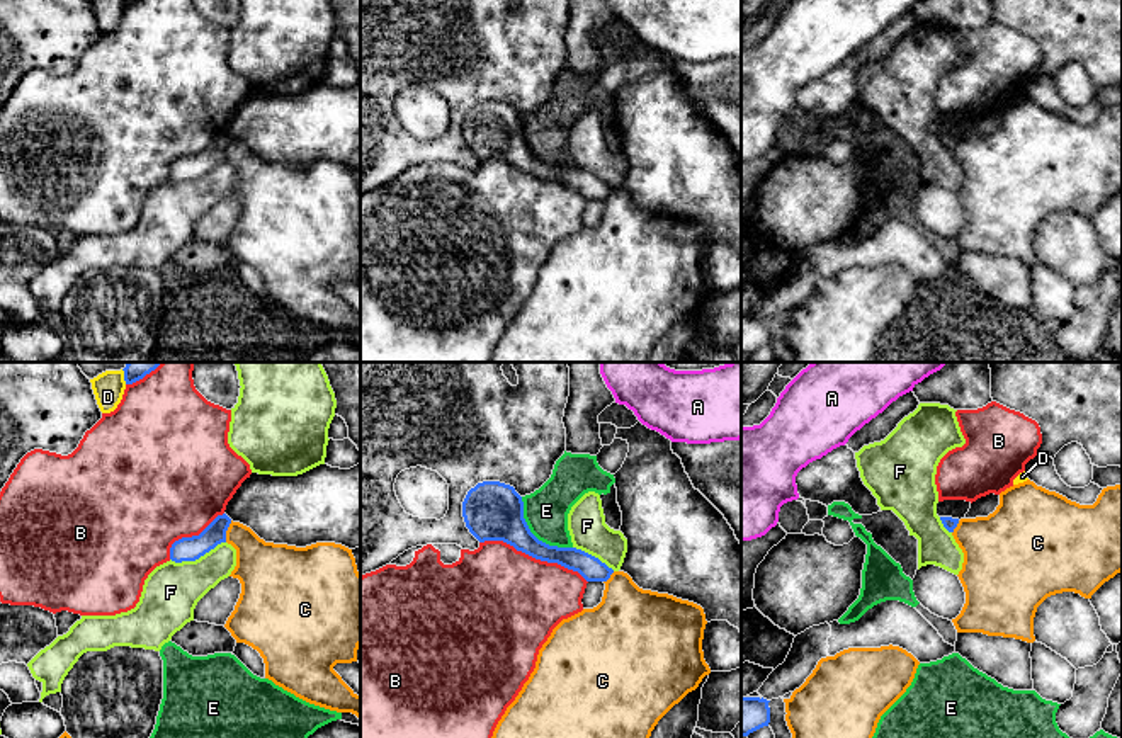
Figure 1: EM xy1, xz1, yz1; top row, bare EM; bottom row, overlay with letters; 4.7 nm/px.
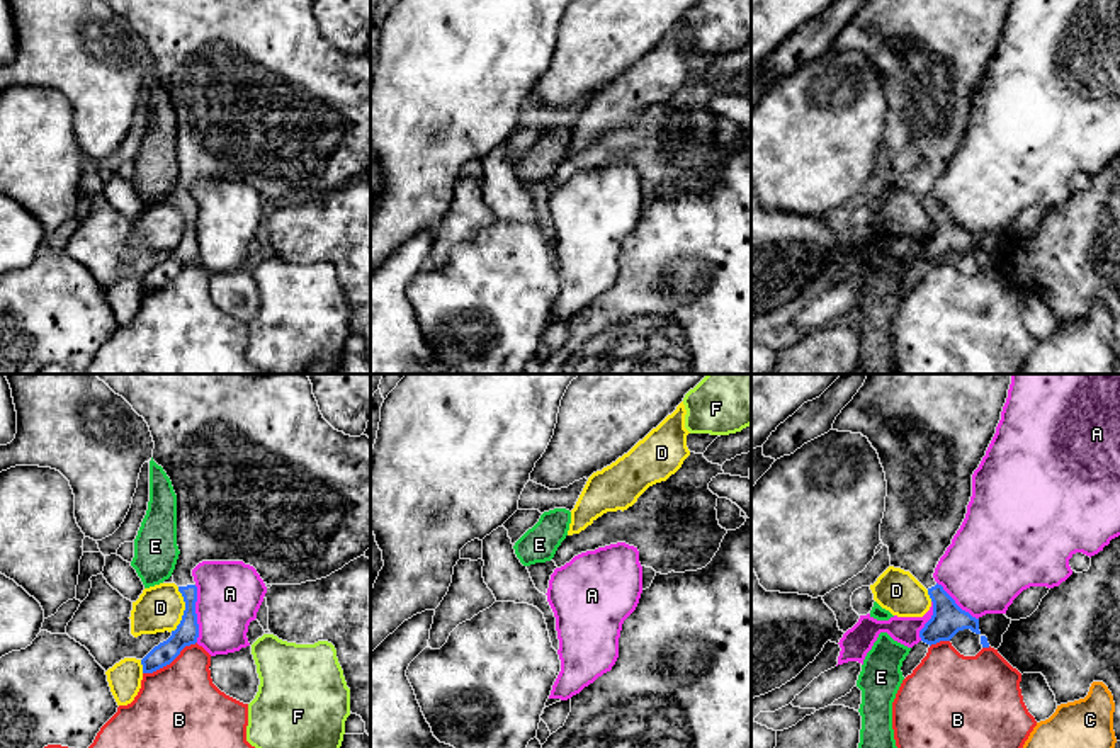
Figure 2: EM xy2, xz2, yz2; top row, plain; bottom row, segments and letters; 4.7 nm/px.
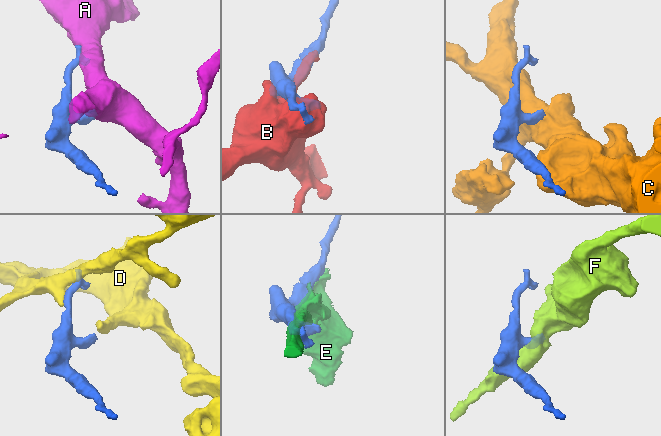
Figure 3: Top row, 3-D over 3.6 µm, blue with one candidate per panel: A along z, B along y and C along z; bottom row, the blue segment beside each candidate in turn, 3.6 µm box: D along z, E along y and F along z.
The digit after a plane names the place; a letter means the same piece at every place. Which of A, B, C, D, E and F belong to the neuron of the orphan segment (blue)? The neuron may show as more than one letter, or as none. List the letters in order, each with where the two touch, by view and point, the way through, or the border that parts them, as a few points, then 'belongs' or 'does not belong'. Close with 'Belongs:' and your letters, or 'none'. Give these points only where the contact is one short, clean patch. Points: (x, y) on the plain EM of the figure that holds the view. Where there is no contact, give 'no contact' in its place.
A: meets blue in xy2 at (196, 233); border along xy2 (194, 204), (197, 260); does not belong
B: meets blue in xz1 at (534, 175); does not belong
C: meets blue in xy1 at (226, 148); border along xy1 (232, 140), (225, 160); does not belong
D: meets blue in xy2 at (184, 230); does not belong
E: meets blue in xz1 at (532, 153); does not belong
F: meets blue in xy1 at (198, 177); does not belong
Belongs: none

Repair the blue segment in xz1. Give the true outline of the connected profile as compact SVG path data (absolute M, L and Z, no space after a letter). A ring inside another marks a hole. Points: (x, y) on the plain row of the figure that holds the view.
M478 102L462 121L462 136L479 162L503 160L536 179L578 190L586 201L607 201L614 192L598 177L581 168L558 167L539 160L524 138L522 116L510 104Z

